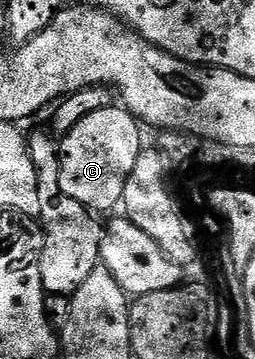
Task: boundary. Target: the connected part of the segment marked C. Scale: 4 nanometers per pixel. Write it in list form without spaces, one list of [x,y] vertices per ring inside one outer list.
[[[120,104],[90,112],[86,120],[74,124],[72,131],[58,142],[62,192],[66,192],[70,200],[78,200],[89,212],[119,207],[142,149],[140,130],[142,126],[136,115]]]

